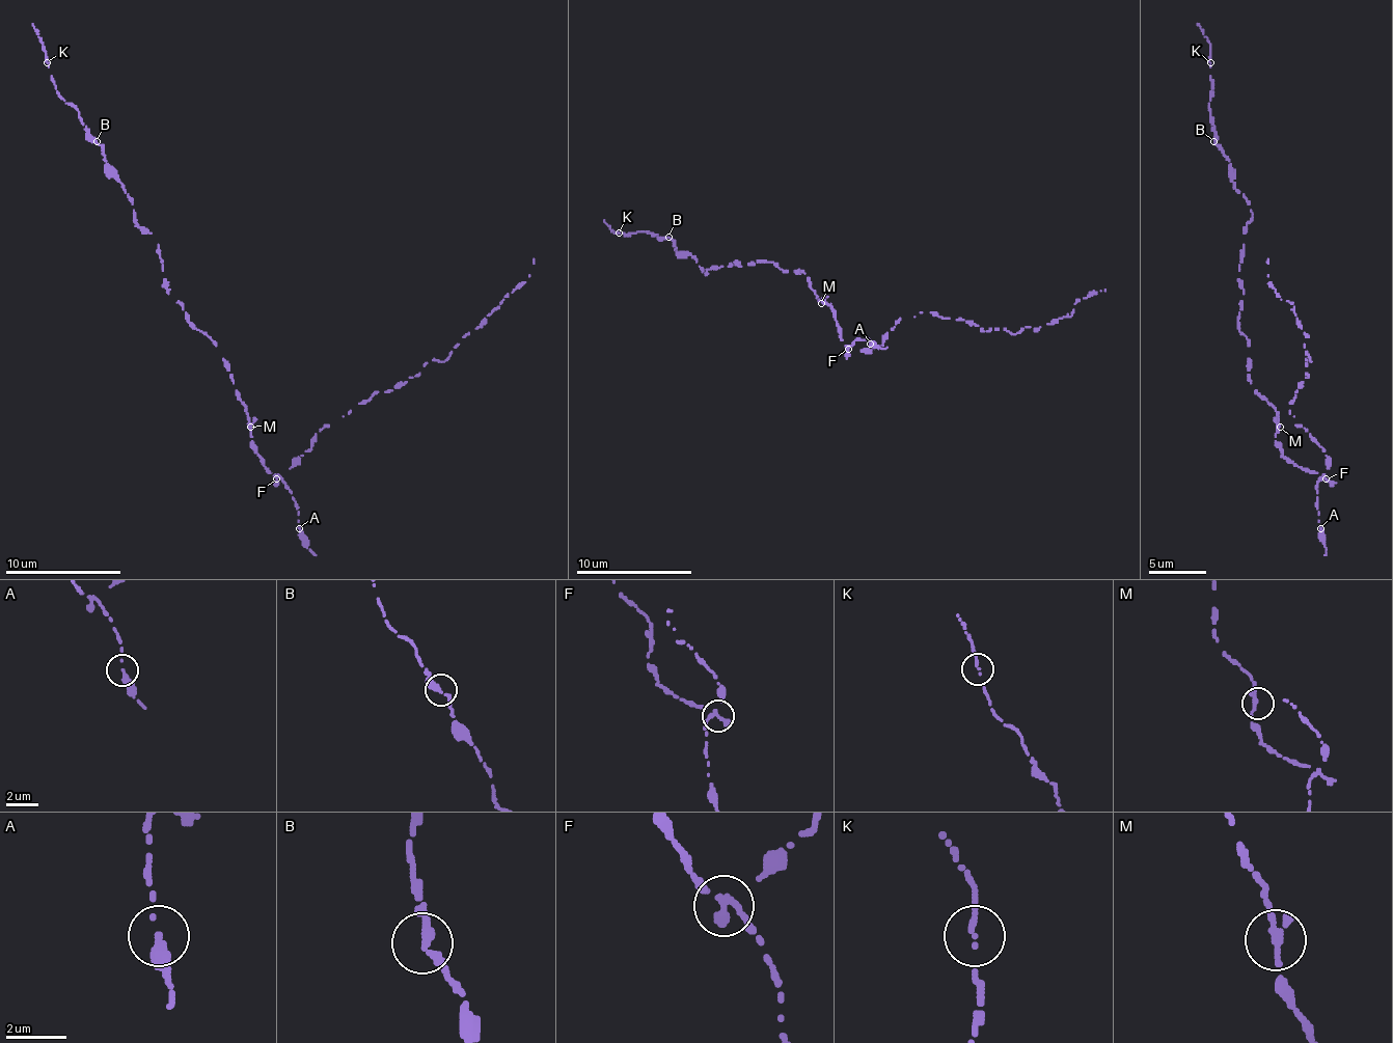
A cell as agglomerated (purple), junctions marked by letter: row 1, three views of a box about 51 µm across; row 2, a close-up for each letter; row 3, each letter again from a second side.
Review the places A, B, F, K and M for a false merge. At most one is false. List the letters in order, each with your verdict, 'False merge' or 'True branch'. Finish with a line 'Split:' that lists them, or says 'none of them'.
A: True branch
B: True branch
F: False merge
K: True branch
M: True branch
Split: F

